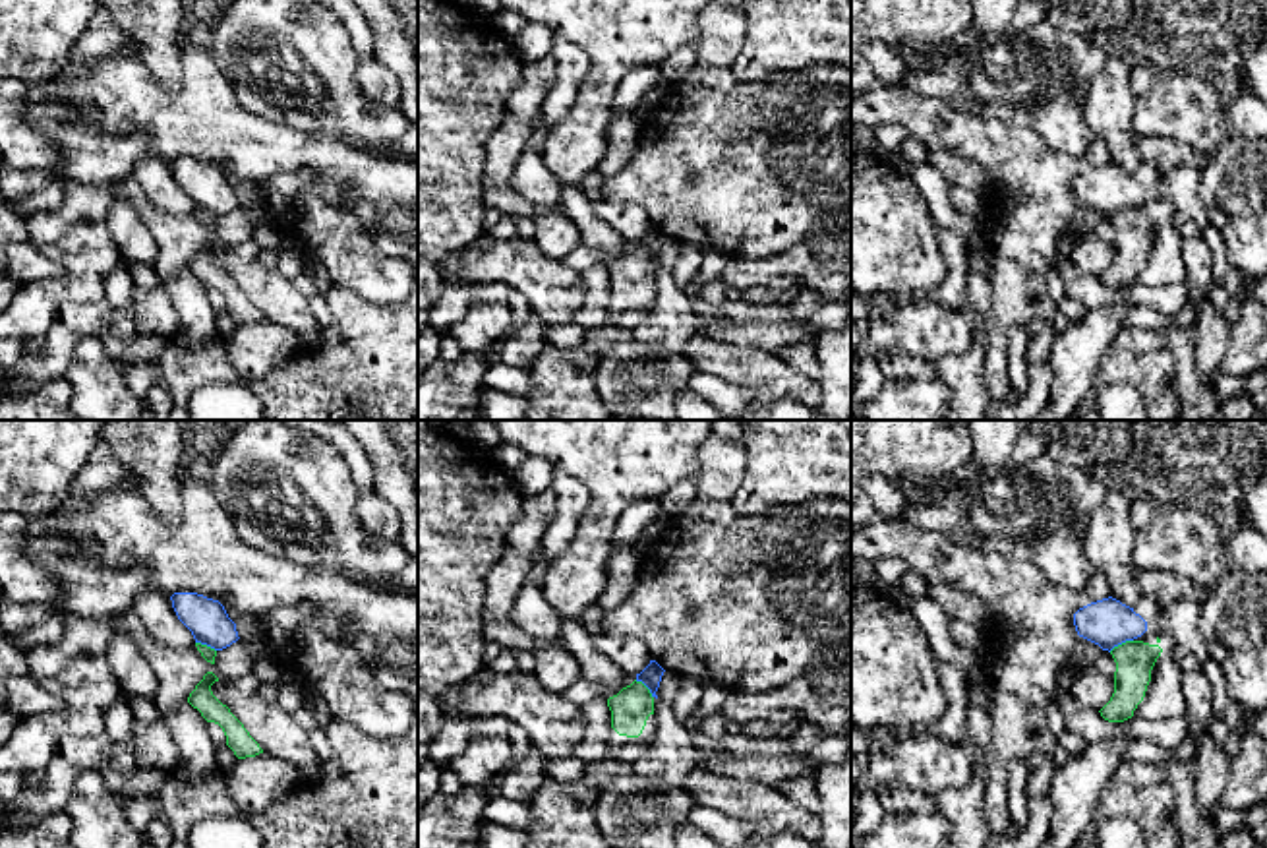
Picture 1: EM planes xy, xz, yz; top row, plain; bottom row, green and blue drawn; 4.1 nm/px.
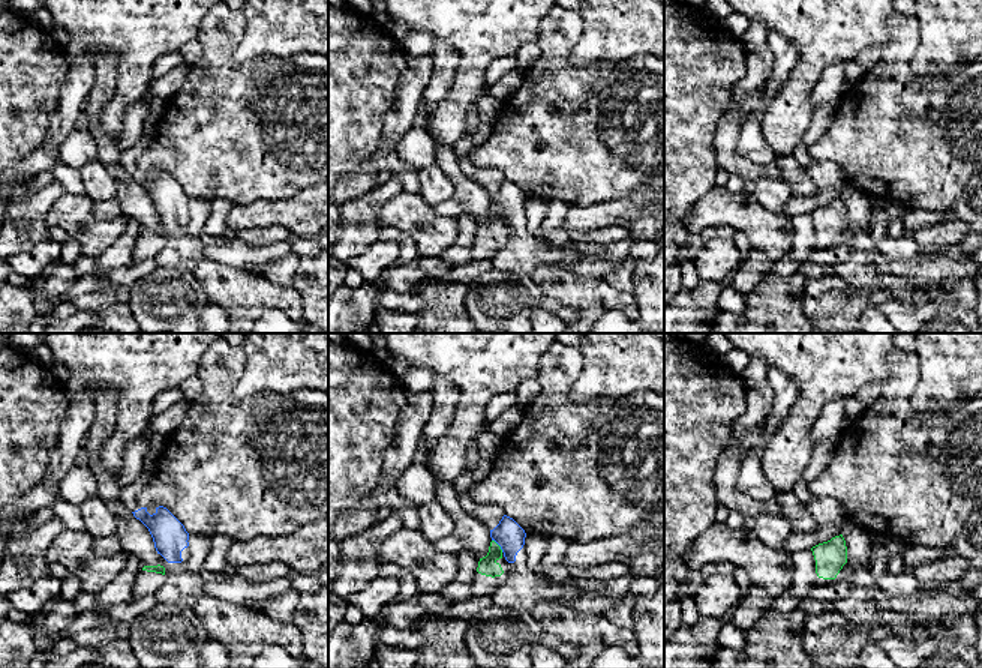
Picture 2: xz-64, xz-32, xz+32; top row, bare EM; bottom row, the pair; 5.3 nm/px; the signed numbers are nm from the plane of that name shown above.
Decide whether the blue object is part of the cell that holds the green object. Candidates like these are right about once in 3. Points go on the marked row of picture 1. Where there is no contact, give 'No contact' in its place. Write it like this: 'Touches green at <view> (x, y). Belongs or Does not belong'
Touches green at yz (1120, 645). Does not belong

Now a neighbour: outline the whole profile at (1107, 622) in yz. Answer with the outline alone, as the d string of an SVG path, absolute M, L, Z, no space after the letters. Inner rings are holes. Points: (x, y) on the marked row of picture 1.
M1108 596L1079 608L1074 625L1079 637L1112 651L1126 641L1141 641L1149 635L1168 635L1176 647L1193 652L1199 664L1211 658L1199 631L1201 606L1192 600L1176 600L1159 606L1143 596L1134 608Z

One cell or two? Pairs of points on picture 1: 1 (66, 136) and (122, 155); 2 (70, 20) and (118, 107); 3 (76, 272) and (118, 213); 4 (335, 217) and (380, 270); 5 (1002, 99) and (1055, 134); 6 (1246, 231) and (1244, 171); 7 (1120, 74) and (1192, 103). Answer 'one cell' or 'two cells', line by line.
1: one cell
2: two cells
3: two cells
4: one cell
5: one cell
6: one cell
7: two cells

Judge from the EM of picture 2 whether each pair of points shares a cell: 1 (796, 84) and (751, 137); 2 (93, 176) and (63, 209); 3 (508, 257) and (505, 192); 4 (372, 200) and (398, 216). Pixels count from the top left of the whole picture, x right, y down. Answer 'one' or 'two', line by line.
1: two
2: two
3: one
4: two

